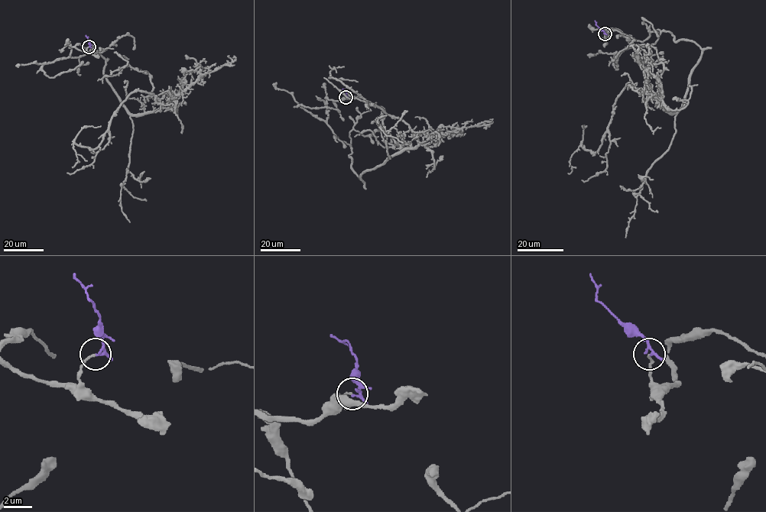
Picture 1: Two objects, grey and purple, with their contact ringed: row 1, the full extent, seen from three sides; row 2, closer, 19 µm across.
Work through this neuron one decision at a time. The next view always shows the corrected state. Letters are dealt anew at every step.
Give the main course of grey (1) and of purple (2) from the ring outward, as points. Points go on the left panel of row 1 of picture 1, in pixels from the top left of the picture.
1: (89, 46), (70, 56), (95, 44), (131, 114), (161, 102), (134, 91), (97, 147), (74, 141), (101, 125)
2: (89, 46), (89, 40), (86, 35)

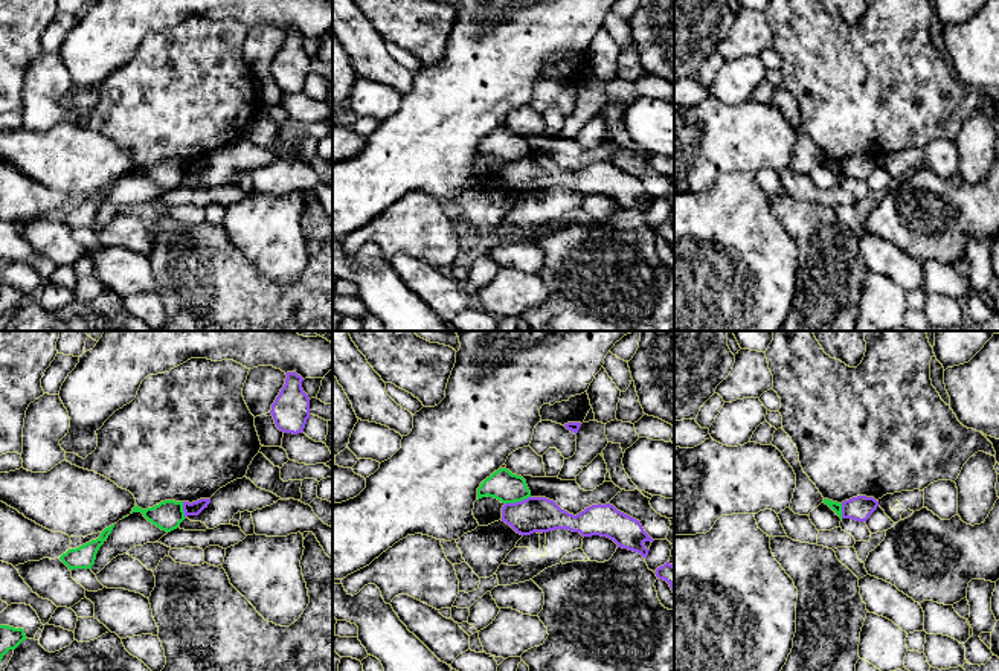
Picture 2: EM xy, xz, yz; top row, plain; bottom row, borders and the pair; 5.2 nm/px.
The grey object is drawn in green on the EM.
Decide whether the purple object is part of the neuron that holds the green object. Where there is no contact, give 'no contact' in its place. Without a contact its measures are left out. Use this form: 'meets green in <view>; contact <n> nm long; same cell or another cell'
meets green in xz; contact 140 nm long; another cell

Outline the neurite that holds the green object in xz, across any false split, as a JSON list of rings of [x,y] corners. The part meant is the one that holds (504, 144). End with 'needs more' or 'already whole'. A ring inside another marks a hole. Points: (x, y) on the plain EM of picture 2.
[[[499,127],[477,146],[477,159],[487,154],[502,162],[516,162],[531,156],[531,149],[522,134],[512,133],[506,127]]]; already whole

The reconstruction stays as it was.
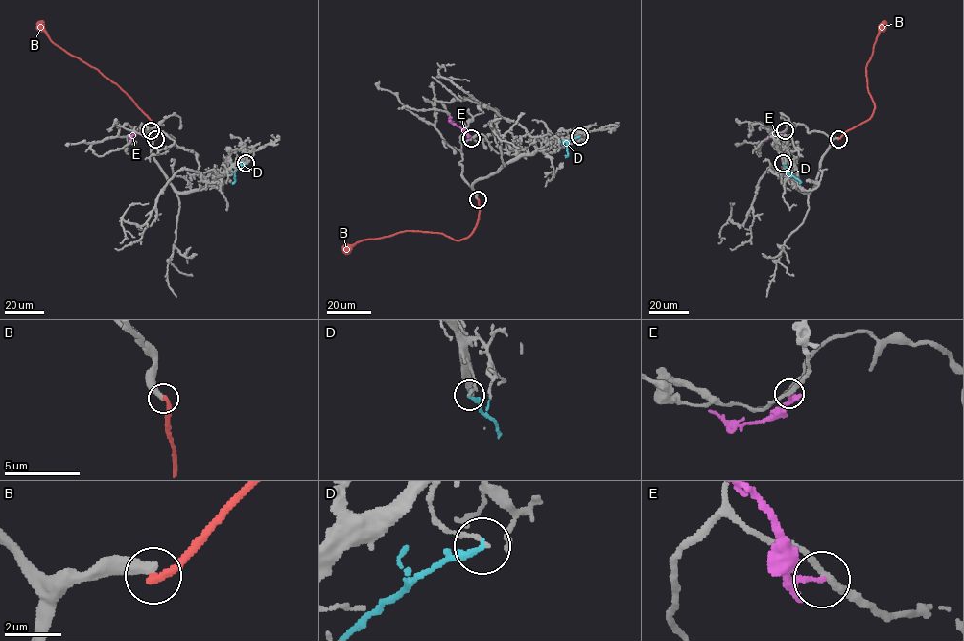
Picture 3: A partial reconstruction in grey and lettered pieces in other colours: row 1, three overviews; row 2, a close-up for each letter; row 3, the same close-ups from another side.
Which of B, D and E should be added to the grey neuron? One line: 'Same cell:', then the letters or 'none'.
Same cell: none

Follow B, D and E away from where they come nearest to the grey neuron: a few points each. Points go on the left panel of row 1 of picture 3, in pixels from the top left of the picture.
B: (155, 139), (154, 123), (97, 69), (55, 44), (38, 21)
D: (246, 163), (236, 170), (232, 183)
E: (151, 130), (147, 134), (135, 133), (130, 139), (132, 140)

